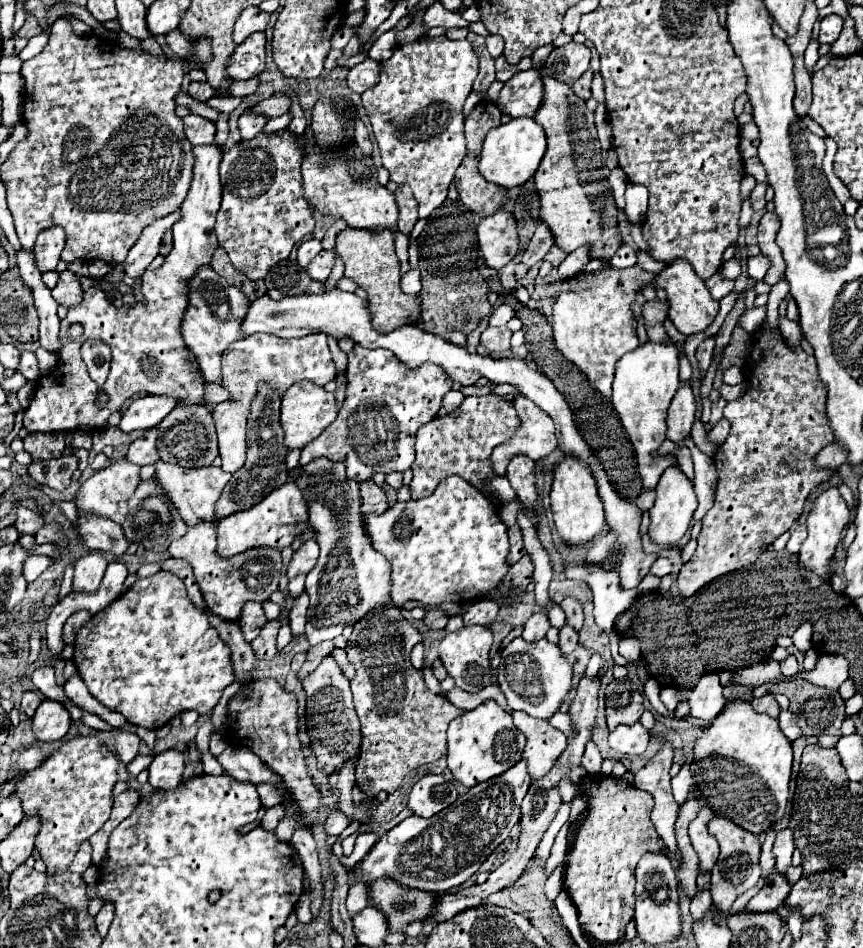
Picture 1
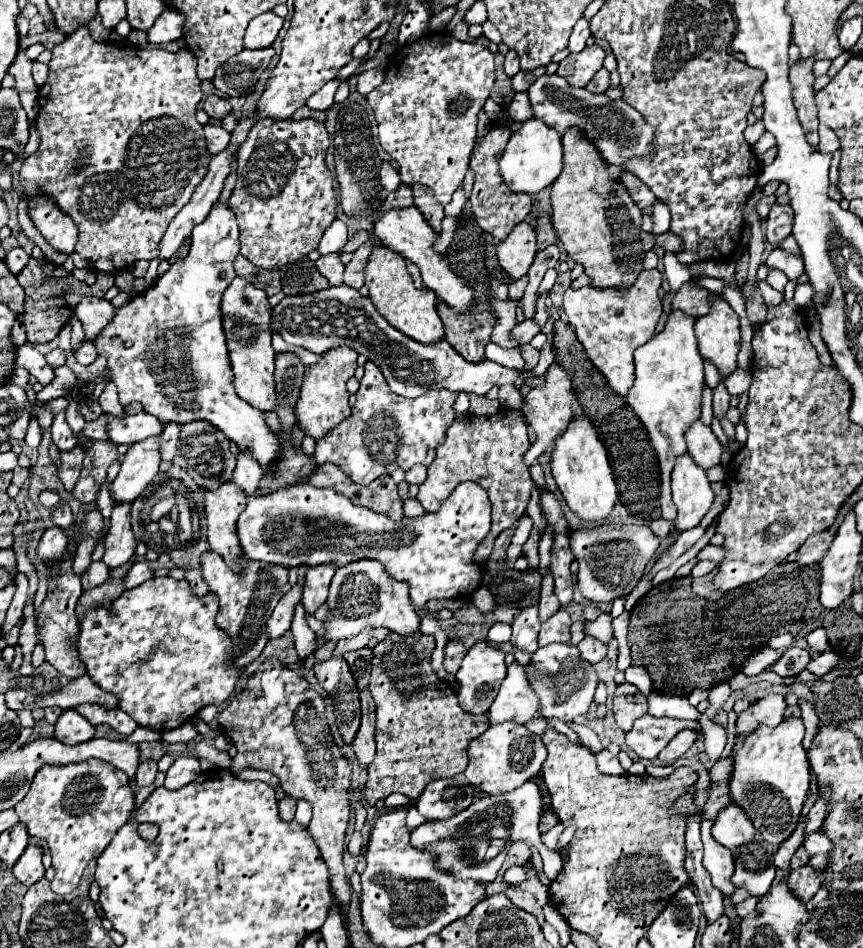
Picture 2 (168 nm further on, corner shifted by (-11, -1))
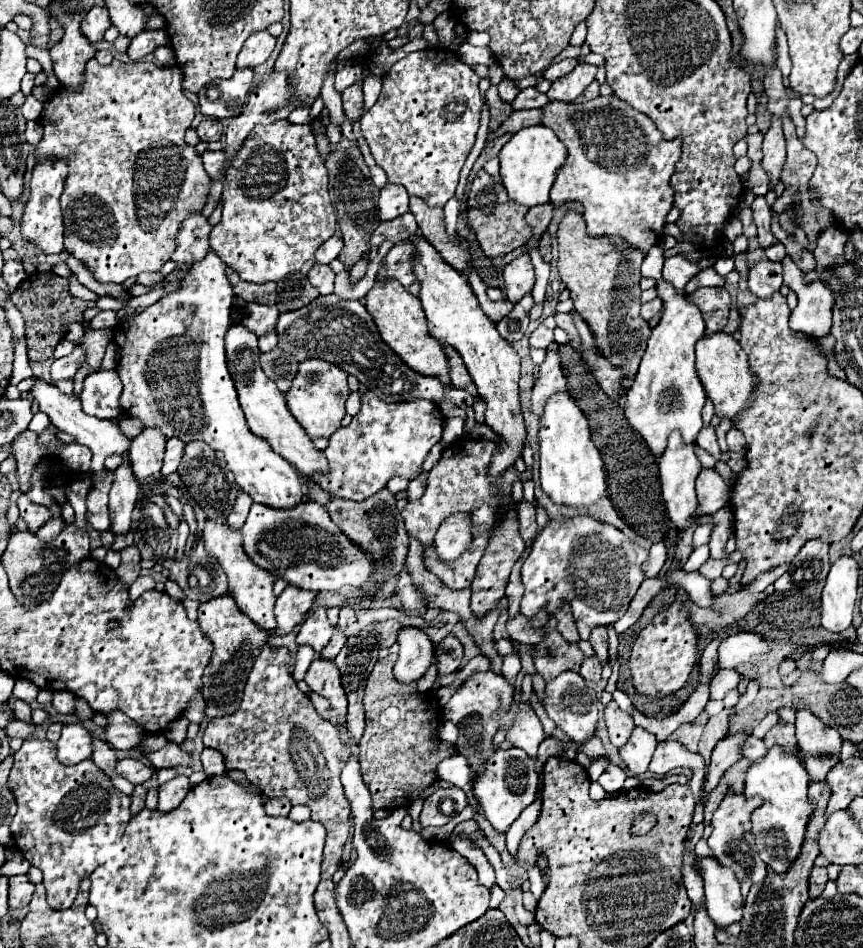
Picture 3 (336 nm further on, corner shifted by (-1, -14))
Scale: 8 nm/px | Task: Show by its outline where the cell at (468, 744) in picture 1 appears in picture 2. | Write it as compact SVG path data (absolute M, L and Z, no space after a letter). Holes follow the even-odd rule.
M506 721L500 725L490 725L480 737L468 745L468 767L464 771L470 785L482 789L488 795L502 791L512 791L524 781L536 777L546 759L546 747L538 735L530 733L524 725Z

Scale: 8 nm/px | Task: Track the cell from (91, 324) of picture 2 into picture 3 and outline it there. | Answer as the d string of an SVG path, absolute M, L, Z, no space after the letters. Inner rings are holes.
M84 324L84 330L86 330L86 334L82 336L80 346L86 350L86 360L82 364L82 370L78 370L78 374L74 376L74 396L78 396L82 392L82 382L84 382L86 374L94 374L100 370L106 346L112 340L112 330L108 330L108 328L92 330L92 328L86 328L86 324Z

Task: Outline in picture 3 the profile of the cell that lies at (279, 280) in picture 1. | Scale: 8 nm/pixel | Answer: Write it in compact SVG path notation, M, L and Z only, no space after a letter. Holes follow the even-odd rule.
M302 272L288 274L284 280L278 282L278 310L290 312L310 304L318 296L318 290L308 282Z

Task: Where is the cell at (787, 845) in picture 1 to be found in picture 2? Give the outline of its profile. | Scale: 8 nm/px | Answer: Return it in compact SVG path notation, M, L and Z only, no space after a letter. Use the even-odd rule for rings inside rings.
M822 797L822 799L818 799L818 801L814 803L814 807L810 809L810 813L808 813L808 817L806 817L806 827L804 827L804 839L808 837L808 833L814 833L816 829L820 829L822 821L824 821L824 817L826 817L826 813L828 813L826 801L828 801L828 799Z

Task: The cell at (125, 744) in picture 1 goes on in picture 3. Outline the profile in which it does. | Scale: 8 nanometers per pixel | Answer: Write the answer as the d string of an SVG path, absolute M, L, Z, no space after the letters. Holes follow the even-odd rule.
M136 784L132 792L132 808L130 808L132 816L144 810L144 800L146 800L146 788L142 784Z

